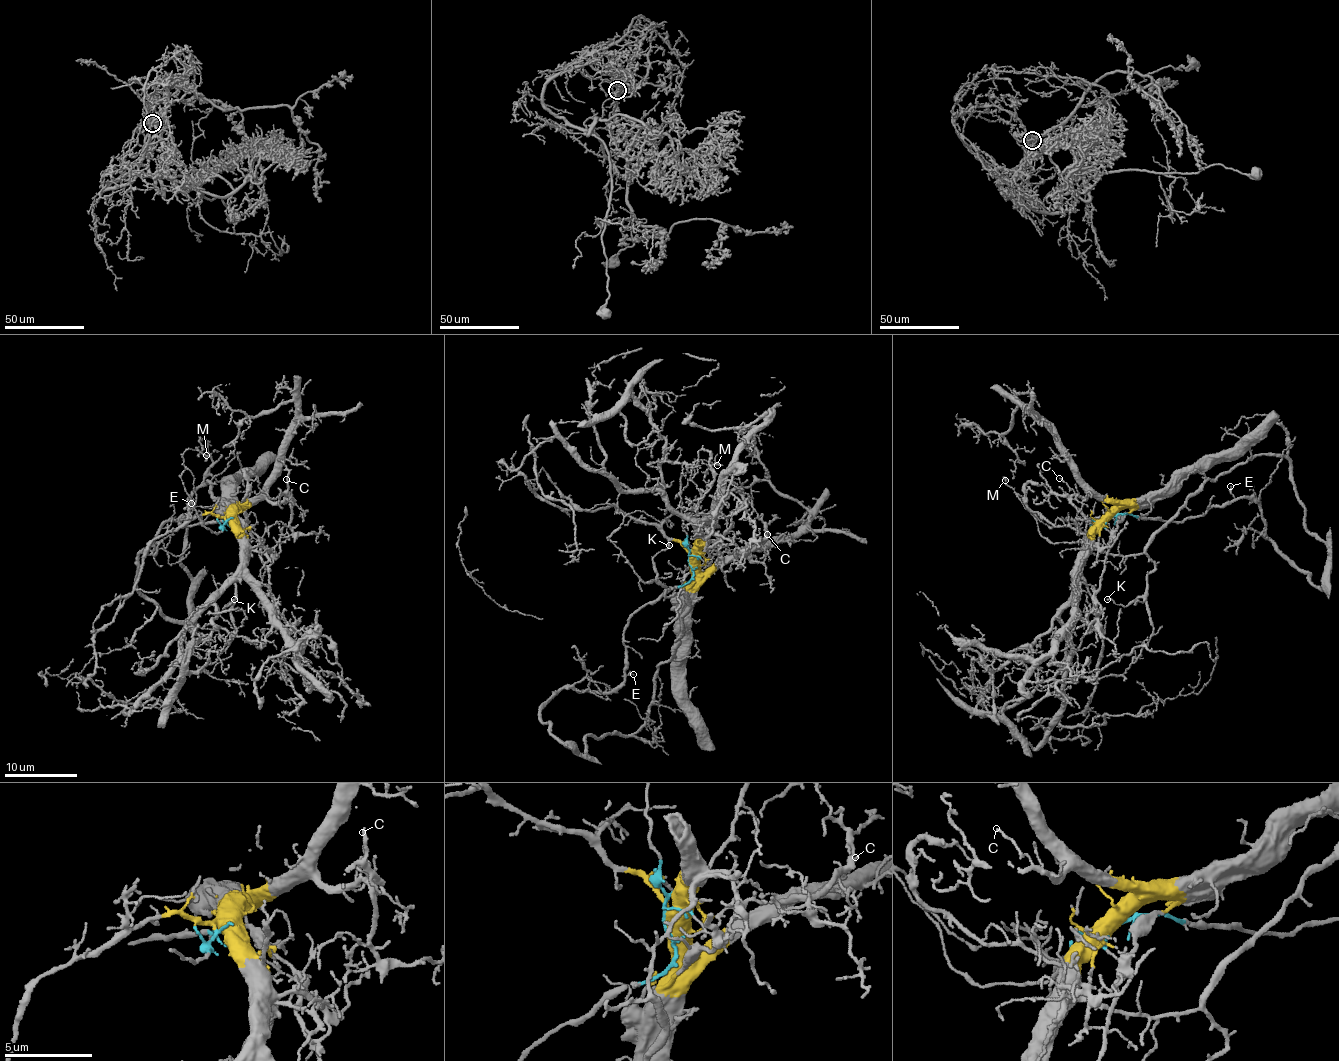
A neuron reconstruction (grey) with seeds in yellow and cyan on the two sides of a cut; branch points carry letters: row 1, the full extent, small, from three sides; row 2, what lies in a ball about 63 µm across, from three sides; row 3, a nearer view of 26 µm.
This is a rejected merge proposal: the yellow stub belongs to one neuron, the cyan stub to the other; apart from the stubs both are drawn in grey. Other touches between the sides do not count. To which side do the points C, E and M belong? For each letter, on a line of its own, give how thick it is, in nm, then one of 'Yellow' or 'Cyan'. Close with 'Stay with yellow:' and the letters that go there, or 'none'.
C: Thickness 110 nm. Yellow
E: Thickness 150 nm. Cyan
M: Thickness 110 nm. Cyan
Stay with yellow: C

